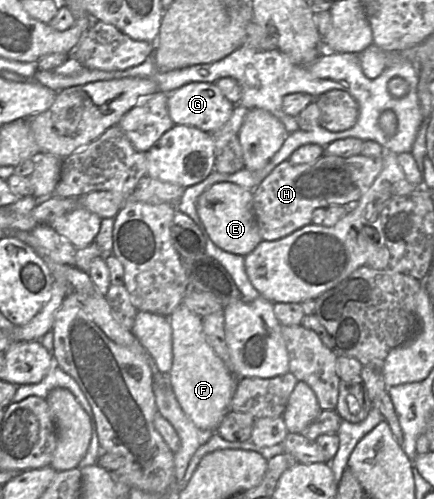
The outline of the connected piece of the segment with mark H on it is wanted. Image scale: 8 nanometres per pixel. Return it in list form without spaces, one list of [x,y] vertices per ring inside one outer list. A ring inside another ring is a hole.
[[[324,153],[312,163],[294,165],[289,160],[282,162],[253,190],[253,211],[262,240],[278,240],[311,224],[312,213],[317,208],[353,206],[371,187],[382,169],[382,155],[368,157],[360,154],[344,158]]]

